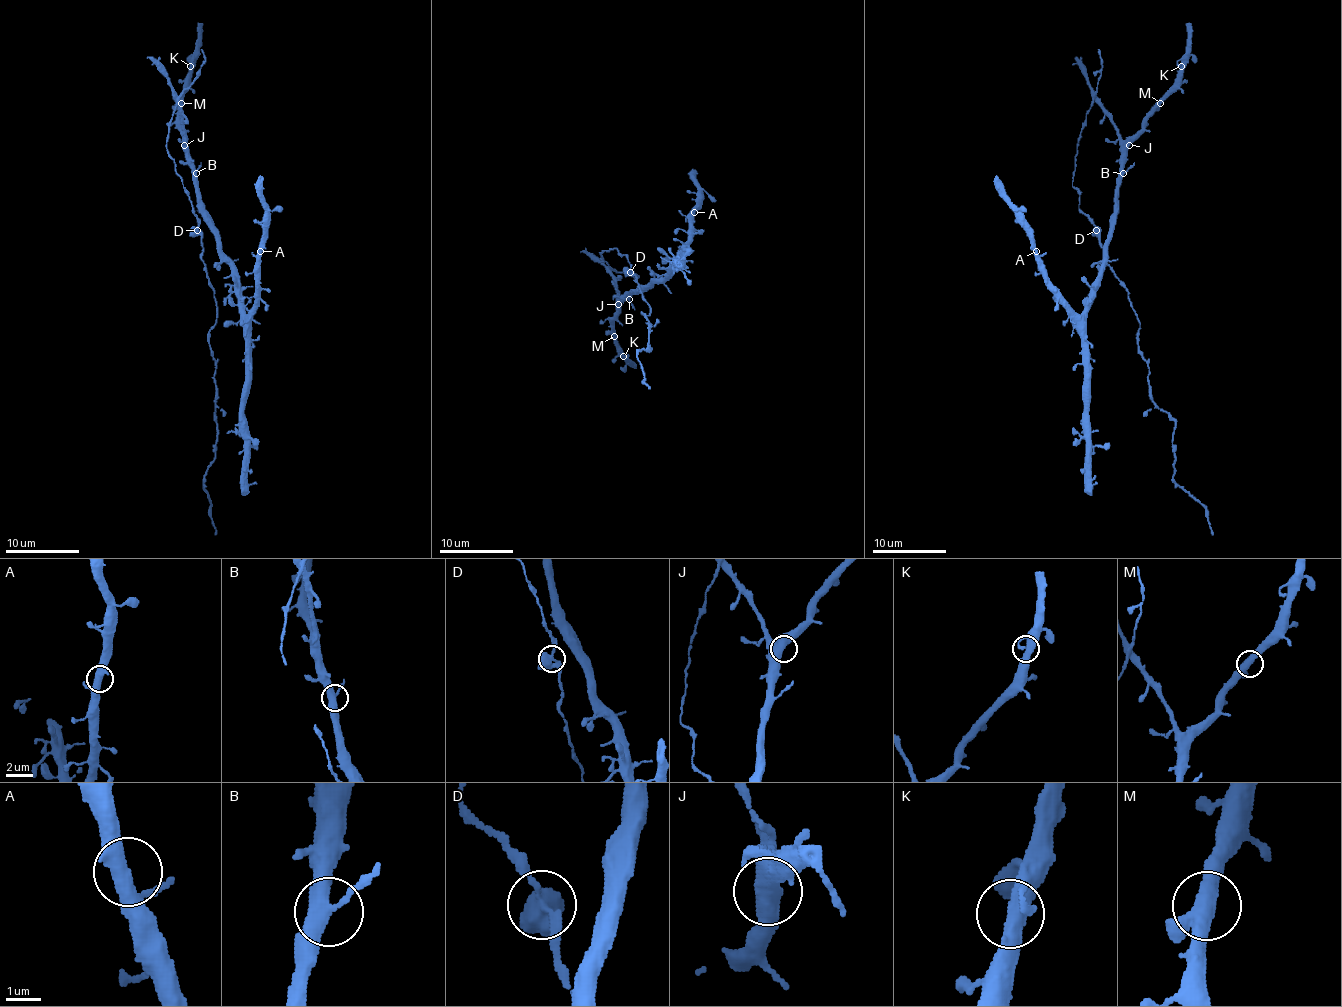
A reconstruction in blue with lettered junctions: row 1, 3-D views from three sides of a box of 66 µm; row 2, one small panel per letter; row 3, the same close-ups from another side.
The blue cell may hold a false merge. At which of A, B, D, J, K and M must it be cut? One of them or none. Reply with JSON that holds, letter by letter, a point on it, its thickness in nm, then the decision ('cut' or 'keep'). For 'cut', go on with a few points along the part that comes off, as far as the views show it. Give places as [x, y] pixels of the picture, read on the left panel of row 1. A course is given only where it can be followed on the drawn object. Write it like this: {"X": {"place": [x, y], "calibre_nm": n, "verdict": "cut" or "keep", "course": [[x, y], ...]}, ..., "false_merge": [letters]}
{"A": {"place": [260, 251], "calibre_nm": 400, "verdict": "keep"}, "B": {"place": [196, 173], "calibre_nm": 400, "verdict": "keep"}, "D": {"place": [197, 230], "calibre_nm": 460, "verdict": "keep"}, "J": {"place": [184, 145], "calibre_nm": 480, "verdict": "keep"}, "K": {"place": [190, 66], "calibre_nm": 400, "verdict": "keep"}, "M": {"place": [181, 103], "calibre_nm": 400, "verdict": "keep"}, "false_merge": []}

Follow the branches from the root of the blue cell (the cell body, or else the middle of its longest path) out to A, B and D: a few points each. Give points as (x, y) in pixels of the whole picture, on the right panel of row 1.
A: (1077, 141), (1096, 103), (1122, 147), (1107, 262), (1094, 299), (1079, 316), (1049, 280), (1036, 251)
B: (1077, 141), (1086, 114), (1096, 103), (1116, 130), (1122, 147), (1123, 173)
D: (1077, 141), (1072, 186), (1079, 195), (1079, 208), (1096, 230)

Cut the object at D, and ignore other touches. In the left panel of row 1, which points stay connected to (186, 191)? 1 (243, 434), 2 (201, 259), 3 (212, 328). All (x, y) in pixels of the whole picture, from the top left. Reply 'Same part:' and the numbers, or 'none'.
Same part: 1

